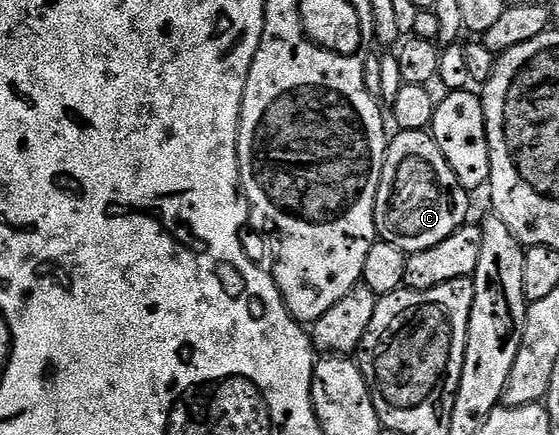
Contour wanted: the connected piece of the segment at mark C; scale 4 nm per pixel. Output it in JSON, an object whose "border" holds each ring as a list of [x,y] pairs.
{"border":[[[403,129],[395,134],[386,147],[386,162],[376,195],[374,218],[379,238],[392,243],[392,247],[400,247],[409,255],[428,251],[428,247],[436,247],[436,243],[444,243],[448,235],[452,235],[467,224],[469,217],[466,216],[470,213],[471,194],[460,183],[460,179],[456,179],[452,167],[448,167],[448,159],[444,159],[440,147],[429,132]]]}

